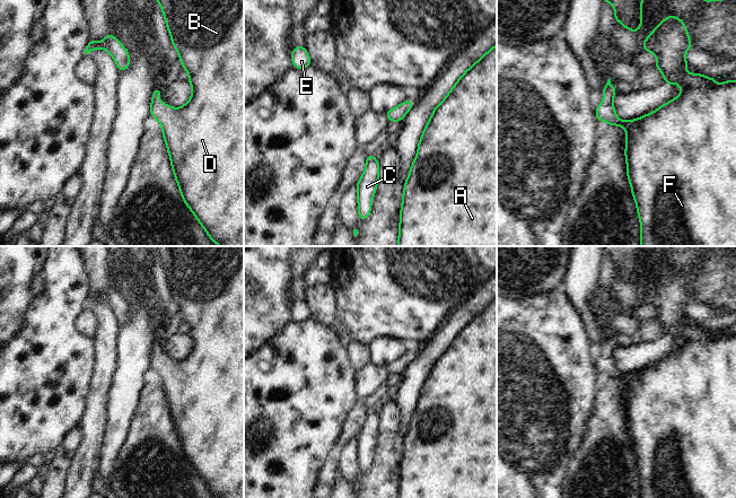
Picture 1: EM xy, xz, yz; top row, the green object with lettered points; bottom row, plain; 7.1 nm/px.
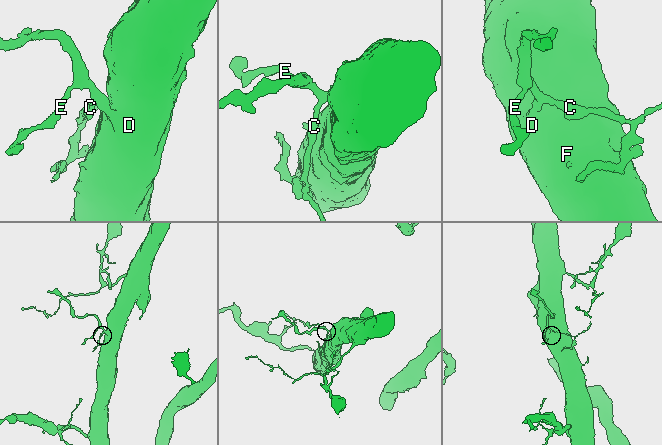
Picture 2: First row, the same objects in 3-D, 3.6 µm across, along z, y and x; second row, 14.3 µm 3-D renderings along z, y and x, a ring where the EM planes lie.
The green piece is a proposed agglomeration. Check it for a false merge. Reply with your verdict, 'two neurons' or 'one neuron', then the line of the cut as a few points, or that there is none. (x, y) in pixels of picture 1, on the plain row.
one neuron; cut none

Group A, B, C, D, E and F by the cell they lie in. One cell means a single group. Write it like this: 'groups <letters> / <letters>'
groups A B C D E F

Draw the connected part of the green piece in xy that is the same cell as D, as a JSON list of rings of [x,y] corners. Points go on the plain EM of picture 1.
[[[155,246],[155,250],[164,267],[172,299],[178,304],[183,323],[189,325],[192,348],[186,357],[174,361],[158,352],[161,341],[157,340],[151,349],[150,368],[159,375],[163,382],[163,391],[182,452],[198,475],[216,498],[244,498],[244,246]]]

